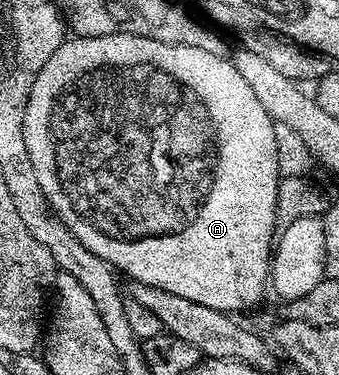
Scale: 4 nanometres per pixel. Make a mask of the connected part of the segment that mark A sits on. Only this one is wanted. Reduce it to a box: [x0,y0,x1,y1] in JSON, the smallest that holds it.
[23,31,279,315]

